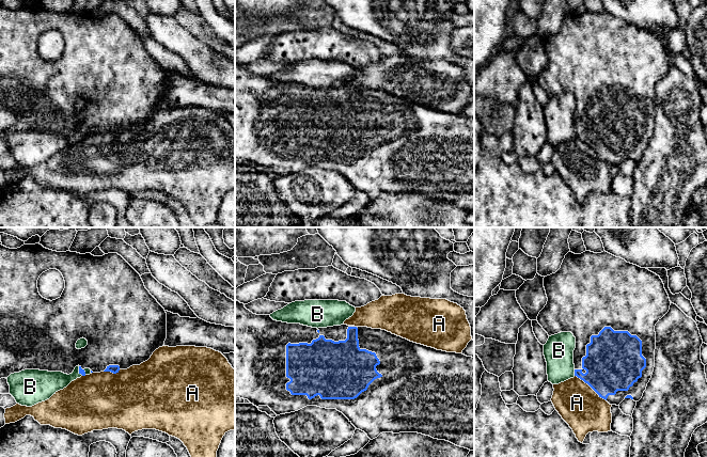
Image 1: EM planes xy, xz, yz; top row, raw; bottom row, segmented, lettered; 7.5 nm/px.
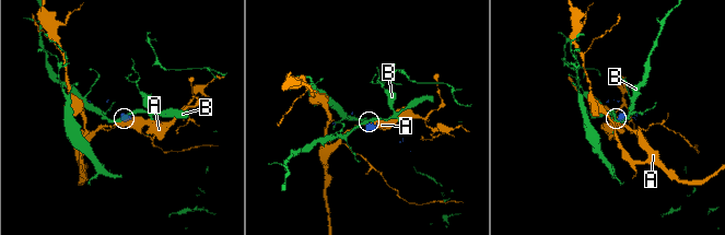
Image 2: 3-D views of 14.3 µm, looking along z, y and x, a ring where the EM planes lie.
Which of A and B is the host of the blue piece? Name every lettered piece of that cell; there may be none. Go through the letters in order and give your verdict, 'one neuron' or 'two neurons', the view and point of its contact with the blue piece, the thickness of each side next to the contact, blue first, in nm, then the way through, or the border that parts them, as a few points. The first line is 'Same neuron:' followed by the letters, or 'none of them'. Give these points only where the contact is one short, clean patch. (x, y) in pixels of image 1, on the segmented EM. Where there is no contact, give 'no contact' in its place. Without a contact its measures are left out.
Same neuron: none of them
A: two neurons; contact yz (591, 387); calibres 440 and 320 nm
B: two neurons; contact yz (575, 373); calibres 340 and 220 nm; border yz (574, 369), (575, 375)

